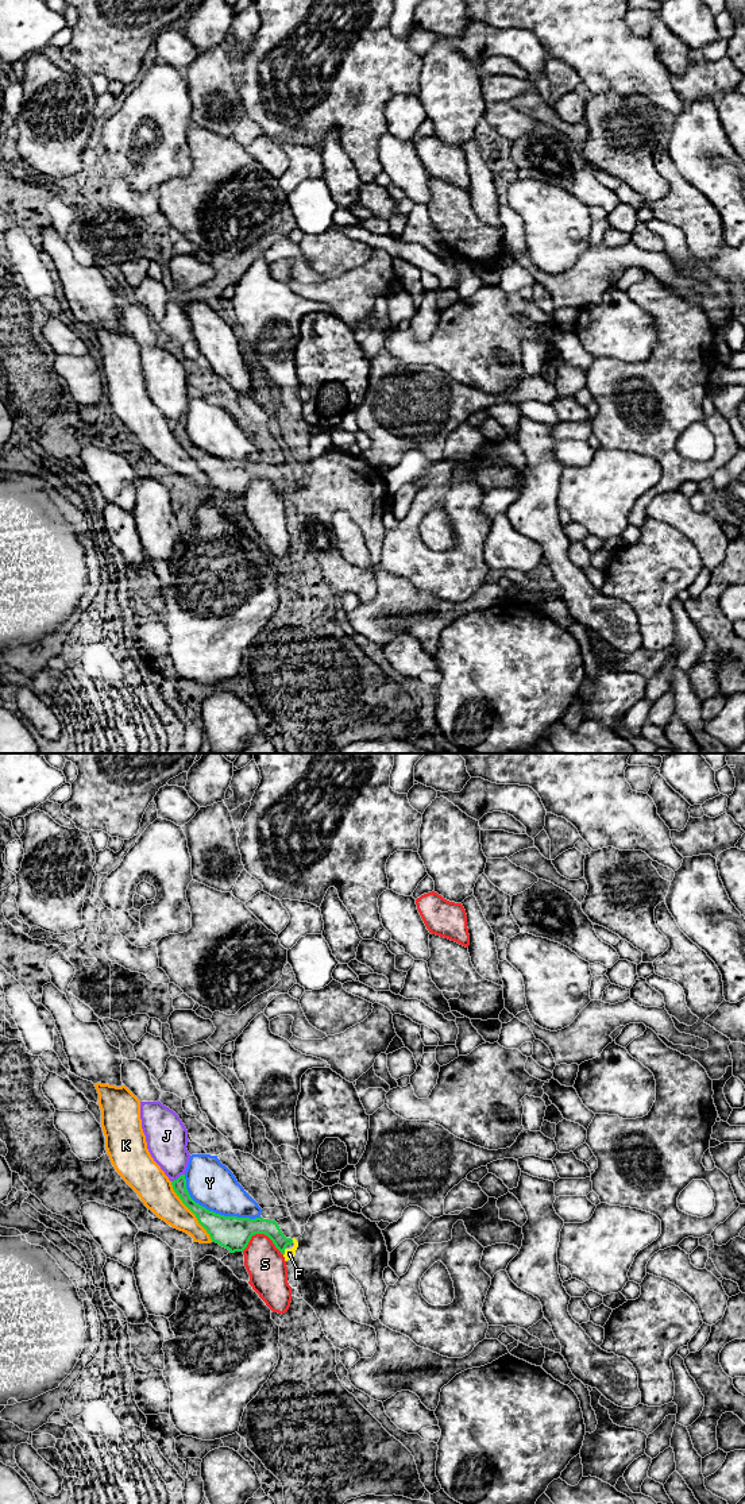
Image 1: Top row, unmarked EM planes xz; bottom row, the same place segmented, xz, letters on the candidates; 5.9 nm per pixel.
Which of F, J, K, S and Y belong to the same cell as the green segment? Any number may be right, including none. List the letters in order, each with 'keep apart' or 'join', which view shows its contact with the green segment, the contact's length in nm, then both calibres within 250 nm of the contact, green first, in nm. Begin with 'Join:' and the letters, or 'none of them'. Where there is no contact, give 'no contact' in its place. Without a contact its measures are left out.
Join: F
F: join; contact in xz; length 50 nm; calibres 100 and 60 nm
J: keep apart; contact in xz; length 90 nm; calibres 80 and 240 nm
K: keep apart; contact in xz; length 440 nm; calibres 180 and 200 nm
S: keep apart; contact in xz; length 240 nm; calibres 200 and 220 nm
Y: keep apart; contact in xz; length 550 nm; calibres 200 and 280 nm

